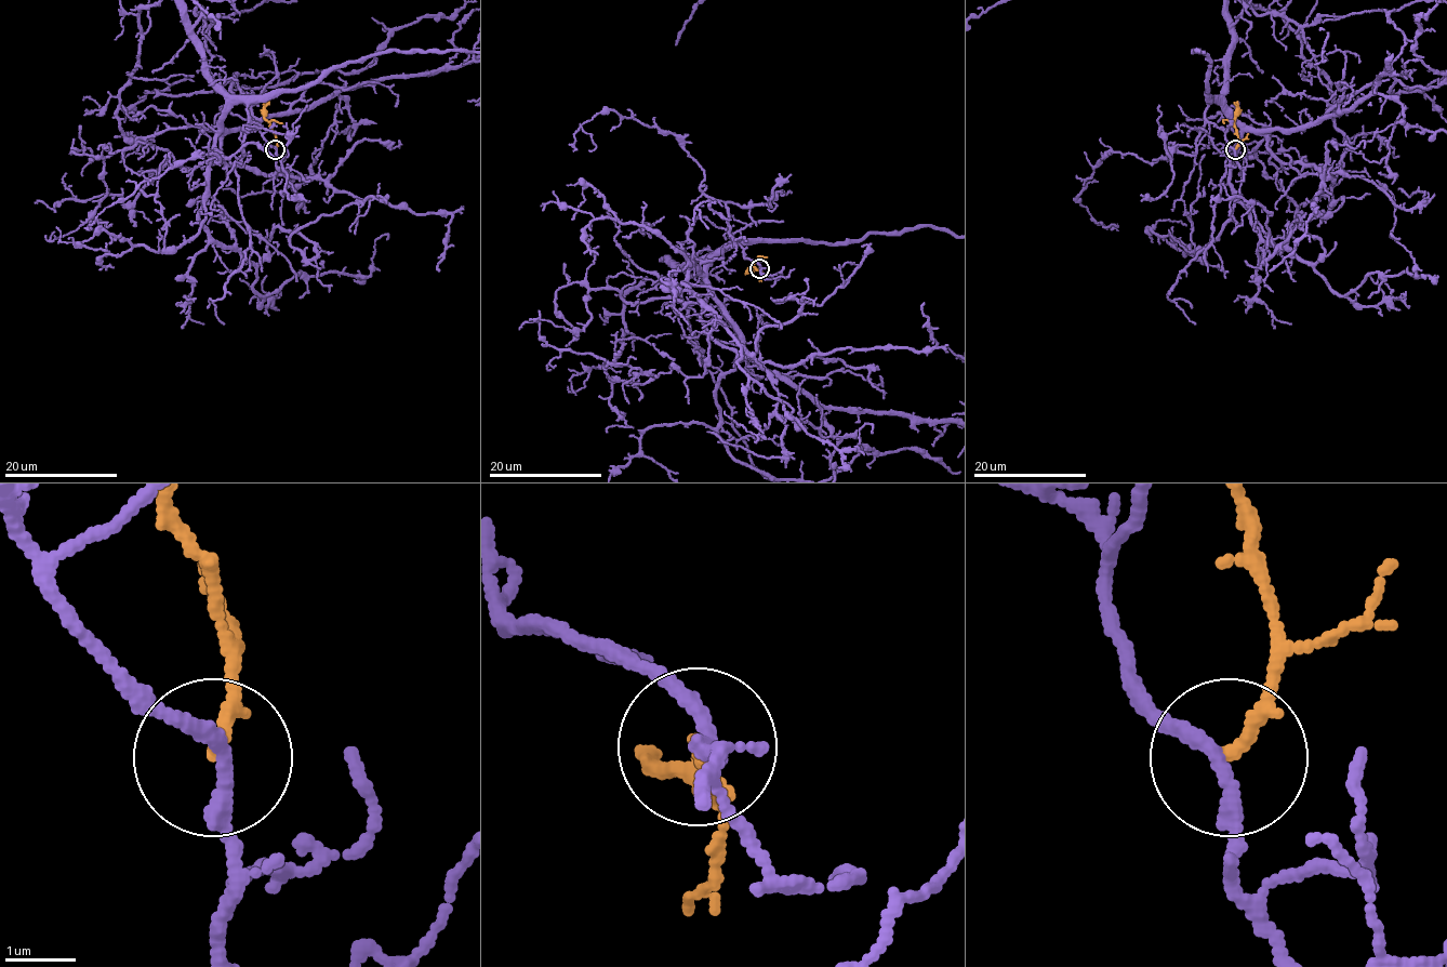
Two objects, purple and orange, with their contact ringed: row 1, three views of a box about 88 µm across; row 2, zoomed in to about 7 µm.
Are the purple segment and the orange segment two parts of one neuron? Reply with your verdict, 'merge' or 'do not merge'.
do not merge

